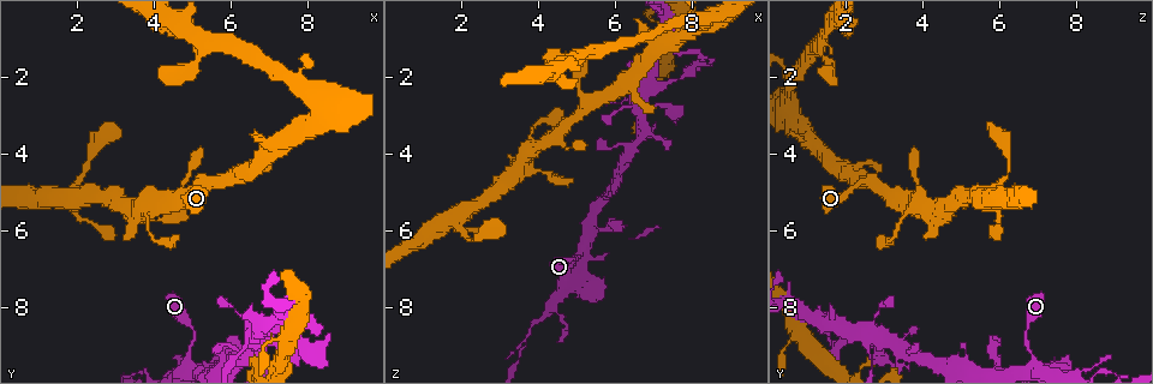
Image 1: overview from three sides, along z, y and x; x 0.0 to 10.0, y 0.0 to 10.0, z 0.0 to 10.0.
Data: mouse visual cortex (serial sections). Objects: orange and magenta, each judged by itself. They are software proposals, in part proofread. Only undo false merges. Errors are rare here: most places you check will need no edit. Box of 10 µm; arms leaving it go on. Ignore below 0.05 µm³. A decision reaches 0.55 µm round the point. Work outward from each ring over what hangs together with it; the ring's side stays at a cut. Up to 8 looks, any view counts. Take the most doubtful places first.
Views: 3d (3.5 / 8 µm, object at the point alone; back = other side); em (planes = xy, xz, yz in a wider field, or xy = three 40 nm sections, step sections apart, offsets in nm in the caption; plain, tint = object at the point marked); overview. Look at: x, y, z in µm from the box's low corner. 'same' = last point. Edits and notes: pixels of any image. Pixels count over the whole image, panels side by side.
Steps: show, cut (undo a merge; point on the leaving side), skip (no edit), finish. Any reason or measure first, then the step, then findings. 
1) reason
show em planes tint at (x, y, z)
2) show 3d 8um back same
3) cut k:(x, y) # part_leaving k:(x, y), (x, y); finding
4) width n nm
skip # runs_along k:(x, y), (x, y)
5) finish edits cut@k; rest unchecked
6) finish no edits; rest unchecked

sudden change in width
show 3d 3.5um at (3.90, 6.00, 3.30)

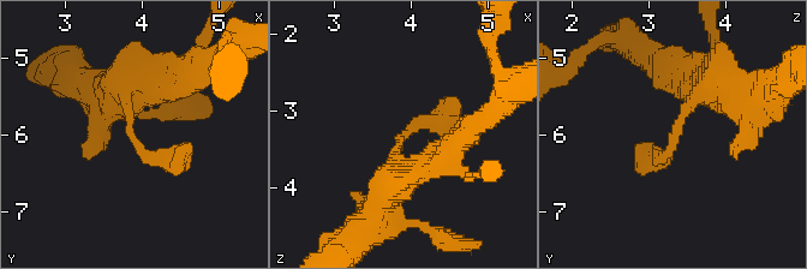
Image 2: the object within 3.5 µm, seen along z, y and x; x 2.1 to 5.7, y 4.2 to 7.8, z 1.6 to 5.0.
show em xy step 3 tint at (3.90, 5.95, 3.30)

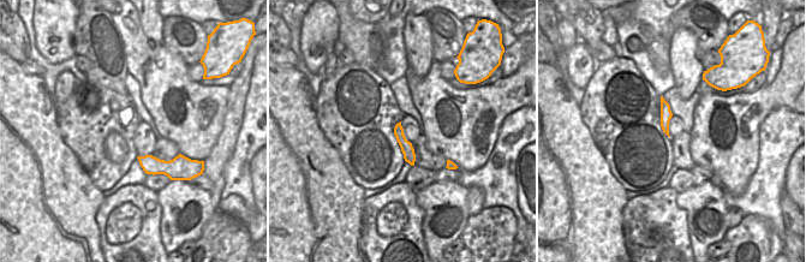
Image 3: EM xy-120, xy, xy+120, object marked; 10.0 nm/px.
skip # all the same cell

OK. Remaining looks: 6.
show 3d 8um at (4.95, 8.90, 6.75)

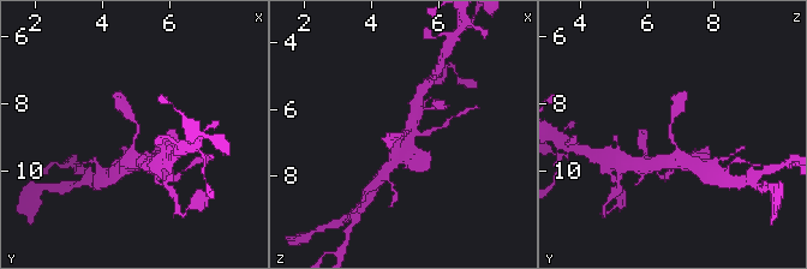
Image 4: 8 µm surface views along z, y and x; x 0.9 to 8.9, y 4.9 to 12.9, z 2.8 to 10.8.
closer look
show 3d 3.5um same

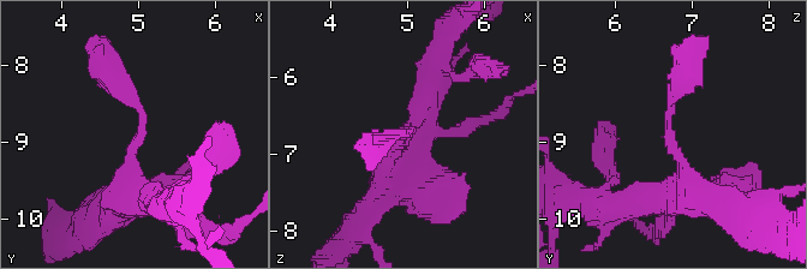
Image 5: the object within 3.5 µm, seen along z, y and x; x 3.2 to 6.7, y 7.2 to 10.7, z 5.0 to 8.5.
show em xy step 3 tint at (5.00, 8.90, 6.70)

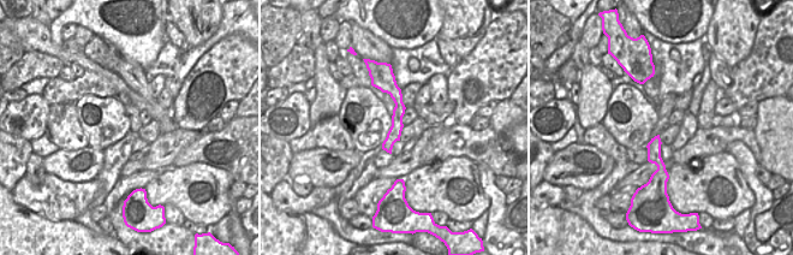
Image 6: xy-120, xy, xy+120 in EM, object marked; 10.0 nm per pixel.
skip # runs_along 6:(387, 75), (398, 99), (388, 148); all the same cell

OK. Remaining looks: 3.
thin arm on a thick one
show 3d 3.5um at (6.70, 8.80, 2.90)

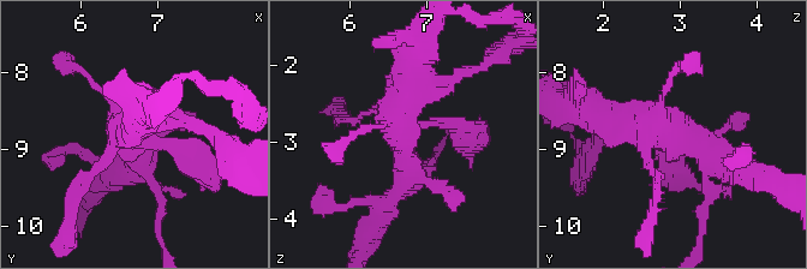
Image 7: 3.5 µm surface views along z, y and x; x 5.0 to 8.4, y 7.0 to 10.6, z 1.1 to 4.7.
show em planes tint at (6.65, 8.80, 2.90)

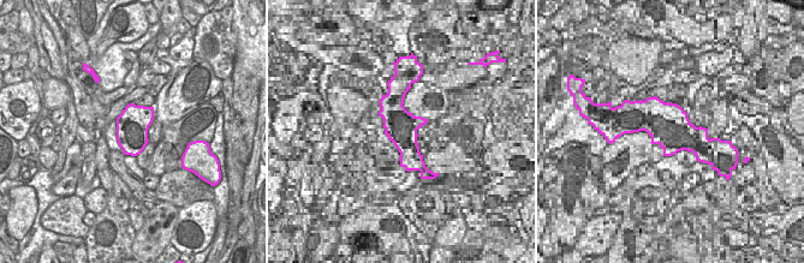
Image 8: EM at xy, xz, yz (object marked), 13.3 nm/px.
skip # runs_along 7:(730, 168), (657, 120), (598, 117); all the same cell

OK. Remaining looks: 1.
finish no edits; rest unchecked

